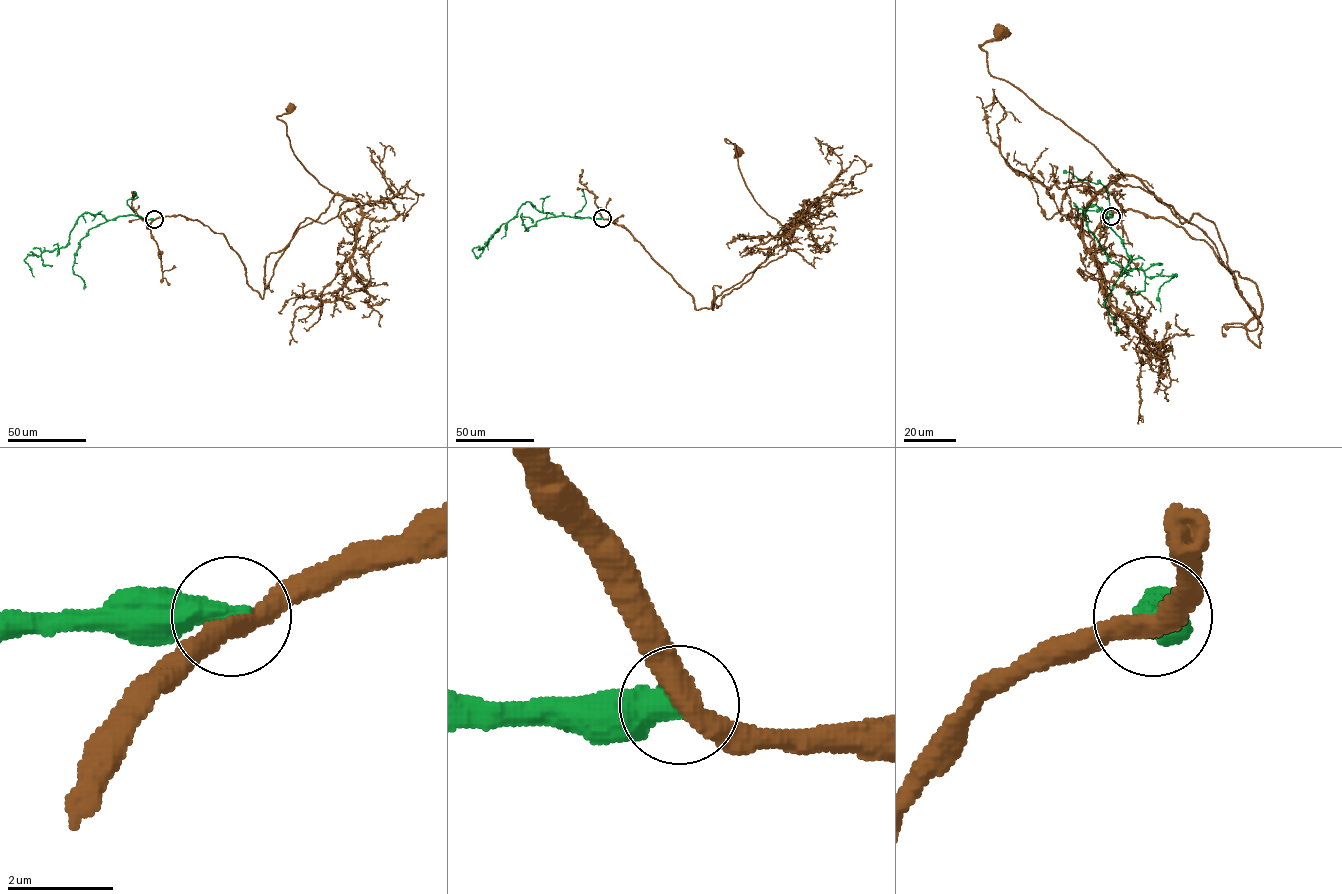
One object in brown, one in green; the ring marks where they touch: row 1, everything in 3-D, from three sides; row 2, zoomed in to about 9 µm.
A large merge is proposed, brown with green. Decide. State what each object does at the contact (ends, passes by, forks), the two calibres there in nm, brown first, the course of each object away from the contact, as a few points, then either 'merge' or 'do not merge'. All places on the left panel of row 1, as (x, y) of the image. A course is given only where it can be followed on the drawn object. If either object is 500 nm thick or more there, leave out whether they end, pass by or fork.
calibres 400 and 550 nm; course brown (154, 219), (181, 215), (222, 233), (262, 298), (266, 258), (335, 195), (294, 154), (277, 117), (291, 107); course green (154, 219), (127, 215), (107, 220), (101, 214), (85, 212), (66, 246), (27, 257), (24, 260), (34, 277); do not merge

